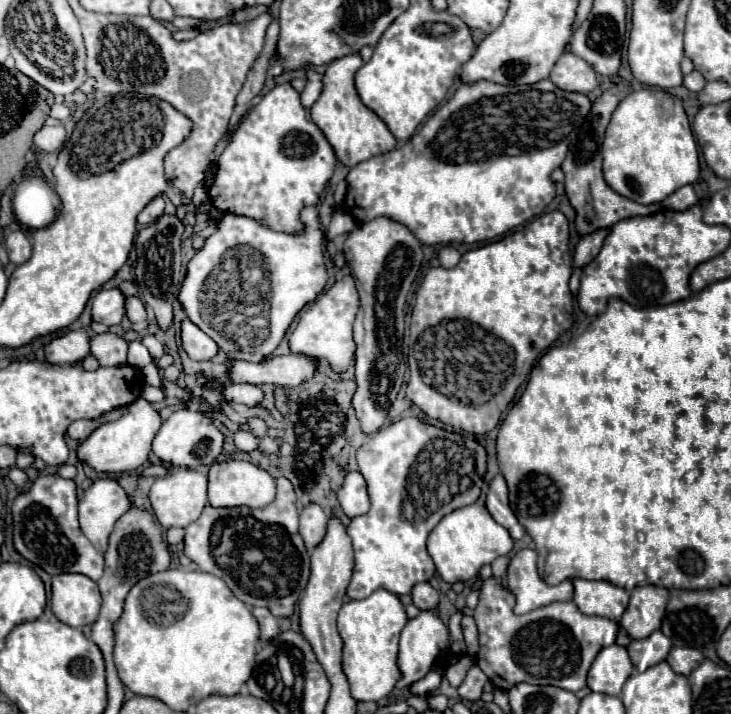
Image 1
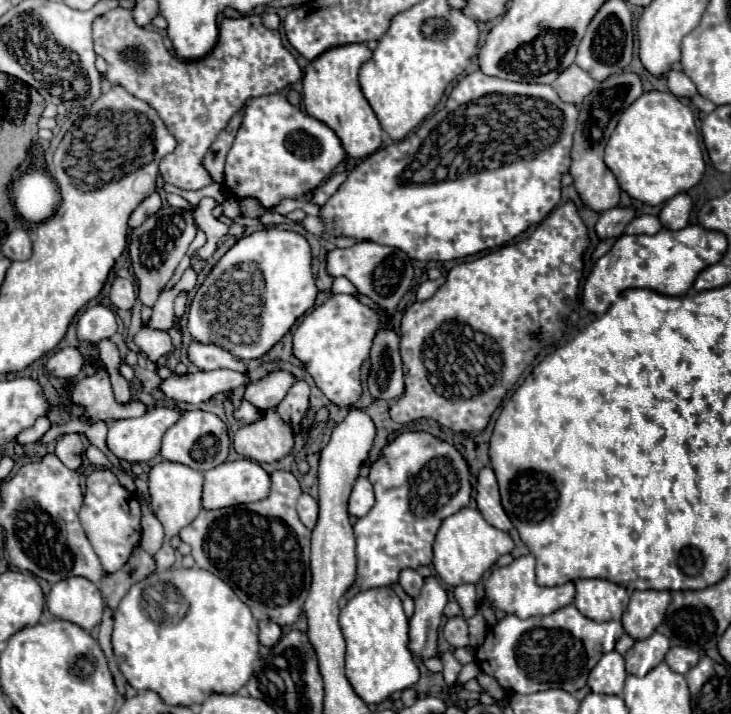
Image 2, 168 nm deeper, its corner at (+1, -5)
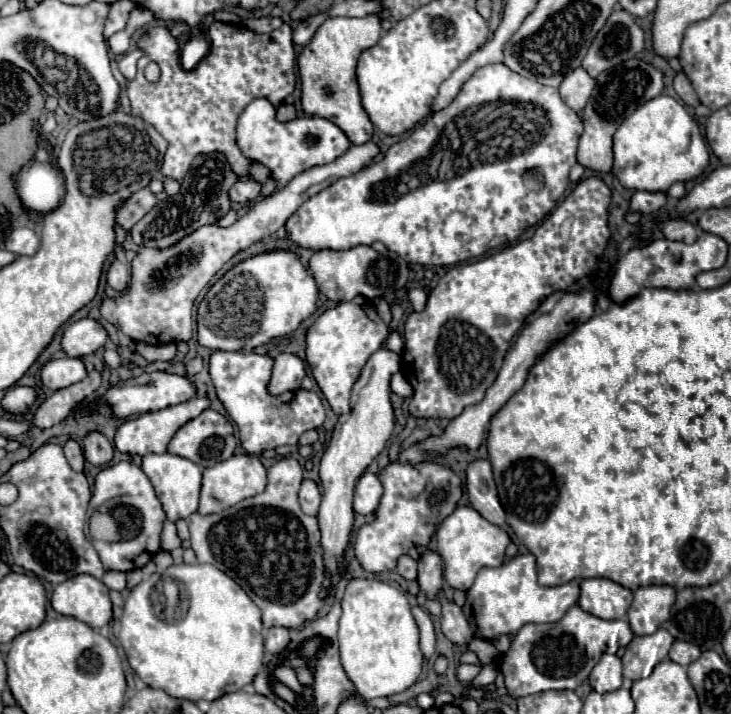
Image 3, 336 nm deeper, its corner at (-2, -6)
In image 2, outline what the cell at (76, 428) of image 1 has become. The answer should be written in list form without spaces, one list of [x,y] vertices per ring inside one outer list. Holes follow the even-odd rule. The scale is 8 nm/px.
[[[66,434],[58,440],[56,452],[54,452],[68,468],[78,470],[82,464],[82,442],[78,434]]]

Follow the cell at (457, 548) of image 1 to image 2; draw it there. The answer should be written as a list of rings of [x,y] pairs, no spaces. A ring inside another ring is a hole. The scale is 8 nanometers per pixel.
[[[462,508],[456,514],[448,516],[436,534],[434,568],[448,586],[460,586],[460,582],[476,584],[482,574],[490,570],[502,554],[512,552],[512,548],[514,542],[506,532],[492,528],[476,508]]]

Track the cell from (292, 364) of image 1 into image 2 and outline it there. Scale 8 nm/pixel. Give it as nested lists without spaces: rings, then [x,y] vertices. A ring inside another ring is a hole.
[[[214,370],[214,372],[196,372],[196,374],[172,374],[160,382],[158,390],[176,400],[200,404],[210,400],[218,392],[230,392],[248,382],[246,374],[232,370]]]

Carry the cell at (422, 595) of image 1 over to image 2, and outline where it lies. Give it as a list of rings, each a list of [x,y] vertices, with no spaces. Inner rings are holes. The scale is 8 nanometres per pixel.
[[[404,568],[404,570],[400,572],[400,586],[402,586],[404,592],[406,592],[408,596],[412,596],[412,598],[418,596],[418,592],[420,592],[420,588],[422,588],[422,582],[424,582],[424,578],[422,578],[416,570],[412,570],[412,568]]]

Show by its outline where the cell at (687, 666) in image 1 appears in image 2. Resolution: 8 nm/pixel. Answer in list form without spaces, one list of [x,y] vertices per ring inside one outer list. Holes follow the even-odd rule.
[[[672,646],[666,654],[666,664],[680,674],[686,674],[688,668],[696,664],[696,660],[700,660],[700,656],[692,648],[684,648],[684,646]]]

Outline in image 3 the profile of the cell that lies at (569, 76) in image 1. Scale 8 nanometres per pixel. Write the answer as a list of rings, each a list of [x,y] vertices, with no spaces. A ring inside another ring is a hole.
[[[577,67],[563,79],[563,83],[559,85],[559,93],[567,107],[581,111],[587,99],[591,97],[593,87],[595,87],[595,79],[589,77],[589,73],[583,67]]]

